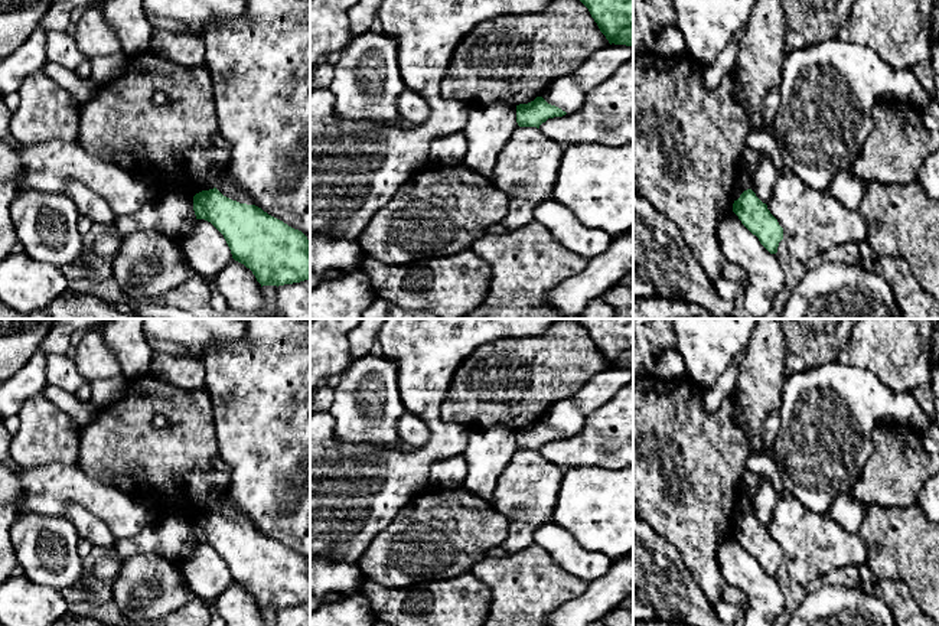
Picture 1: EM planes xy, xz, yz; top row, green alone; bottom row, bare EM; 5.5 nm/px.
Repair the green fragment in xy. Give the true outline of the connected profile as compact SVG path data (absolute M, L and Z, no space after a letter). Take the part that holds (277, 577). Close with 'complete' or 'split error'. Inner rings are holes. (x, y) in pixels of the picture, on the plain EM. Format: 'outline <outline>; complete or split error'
outline M216 511L193 519L196 542L211 545L225 561L232 581L252 594L263 609L284 609L310 601L310 564L283 544L255 528L239 526L224 519Z; complete

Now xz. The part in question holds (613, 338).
outline M577 319L609 366L633 369L633 319Z; complete

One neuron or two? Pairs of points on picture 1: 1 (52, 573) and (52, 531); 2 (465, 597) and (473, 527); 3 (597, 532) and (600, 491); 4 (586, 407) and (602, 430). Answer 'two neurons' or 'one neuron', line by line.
1: one neuron
2: two neurons
3: one neuron
4: two neurons

